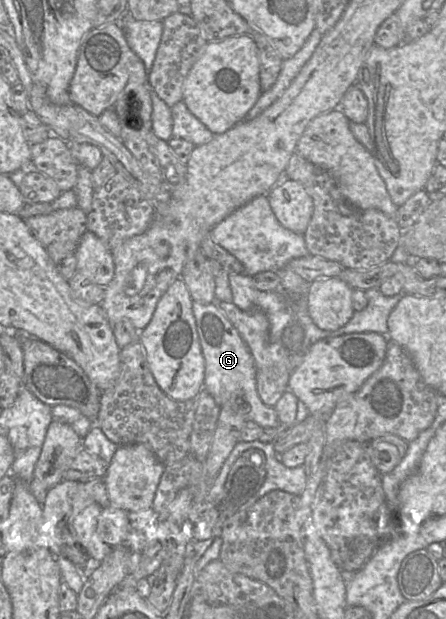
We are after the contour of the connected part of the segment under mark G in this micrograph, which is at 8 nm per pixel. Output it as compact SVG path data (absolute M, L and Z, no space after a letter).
M194 301L192 311L205 360L204 389L219 407L230 408L245 420L252 420L263 428L279 424L274 407L266 405L257 392L254 358L238 330L215 304Z

